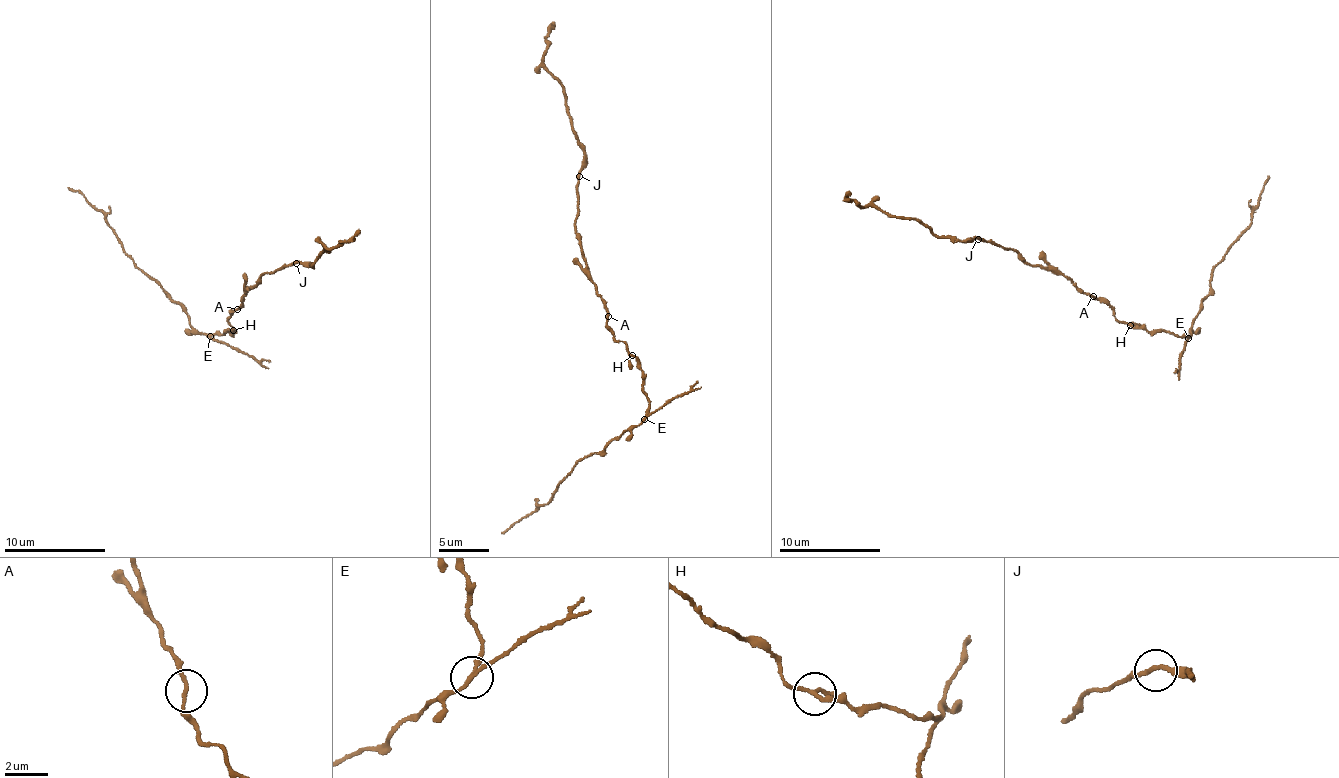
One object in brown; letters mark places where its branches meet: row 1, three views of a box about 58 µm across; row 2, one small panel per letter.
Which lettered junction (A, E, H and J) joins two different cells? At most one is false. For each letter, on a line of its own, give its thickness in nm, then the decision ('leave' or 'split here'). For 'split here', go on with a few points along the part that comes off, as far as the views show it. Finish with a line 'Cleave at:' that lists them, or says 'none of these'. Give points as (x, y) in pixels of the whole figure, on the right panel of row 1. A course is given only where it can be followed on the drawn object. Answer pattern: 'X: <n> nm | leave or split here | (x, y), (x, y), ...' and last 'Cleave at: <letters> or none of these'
A: 170 nm | leave
E: 180 nm | split here | (1189, 337), (1214, 267), (1223, 260), (1254, 209), (1269, 176)
H: 180 nm | leave
J: 190 nm | leave
Cleave at: E

